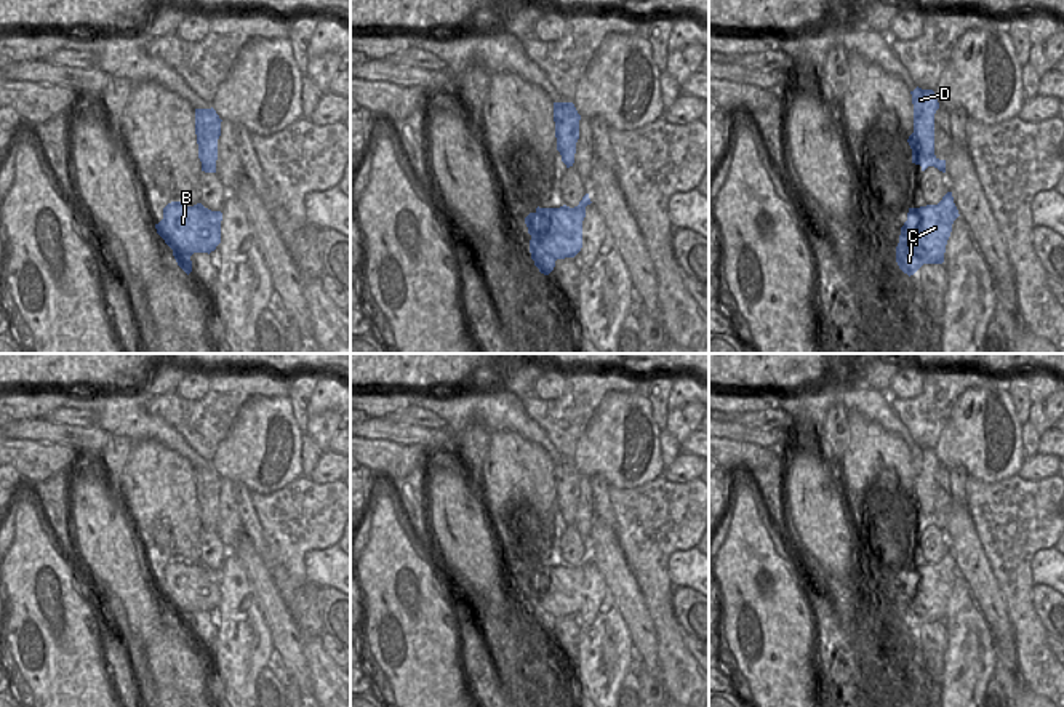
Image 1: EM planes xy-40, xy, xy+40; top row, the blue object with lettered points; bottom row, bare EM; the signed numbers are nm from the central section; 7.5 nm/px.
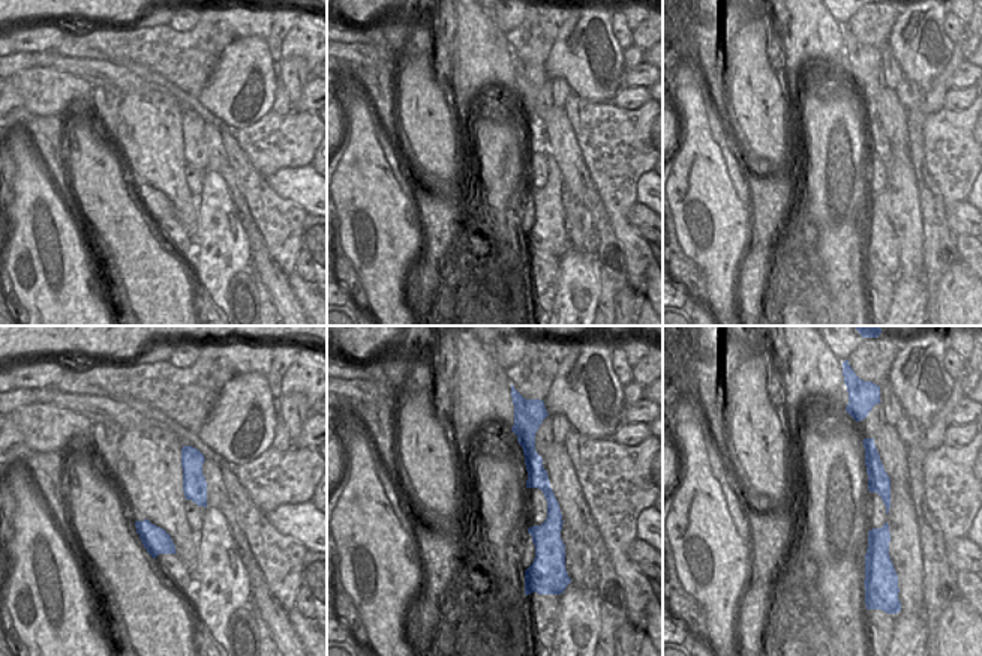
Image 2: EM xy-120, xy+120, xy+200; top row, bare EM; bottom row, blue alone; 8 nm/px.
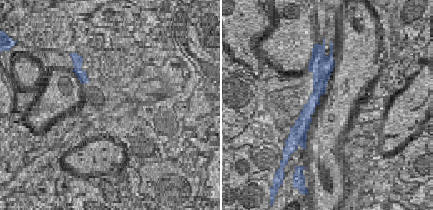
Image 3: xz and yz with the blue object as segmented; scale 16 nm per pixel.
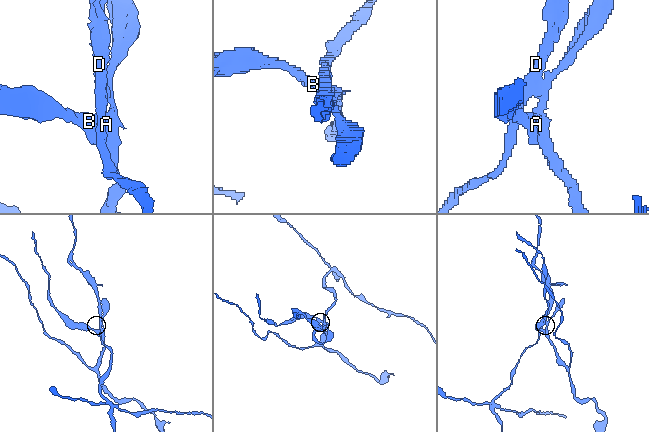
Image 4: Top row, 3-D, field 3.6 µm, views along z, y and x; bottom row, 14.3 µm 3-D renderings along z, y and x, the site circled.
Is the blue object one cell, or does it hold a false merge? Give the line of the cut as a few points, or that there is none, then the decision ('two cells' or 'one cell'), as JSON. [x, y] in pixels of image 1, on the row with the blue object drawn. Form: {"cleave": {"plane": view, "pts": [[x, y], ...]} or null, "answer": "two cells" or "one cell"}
{"cleave": {"plane": "xy+40", "pts": [[912, 152], [933, 154]]}, "answer": "two cells"}

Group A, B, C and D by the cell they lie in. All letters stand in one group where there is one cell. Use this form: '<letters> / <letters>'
A B C / D

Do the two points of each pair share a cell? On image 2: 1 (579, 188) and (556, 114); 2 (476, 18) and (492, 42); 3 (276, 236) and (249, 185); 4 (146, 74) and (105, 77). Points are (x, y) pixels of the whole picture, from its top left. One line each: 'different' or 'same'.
1: same
2: same
3: same
4: different

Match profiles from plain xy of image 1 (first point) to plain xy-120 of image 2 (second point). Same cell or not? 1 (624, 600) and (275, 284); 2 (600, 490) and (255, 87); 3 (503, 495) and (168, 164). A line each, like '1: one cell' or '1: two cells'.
1: one cell
2: two cells
3: one cell

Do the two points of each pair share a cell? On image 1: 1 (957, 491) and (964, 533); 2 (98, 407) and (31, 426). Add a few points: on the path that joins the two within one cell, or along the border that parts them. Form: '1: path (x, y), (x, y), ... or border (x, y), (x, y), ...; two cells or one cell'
1: border (952, 499), (964, 503); two cells
2: border (95, 424), (119, 435); two cells

